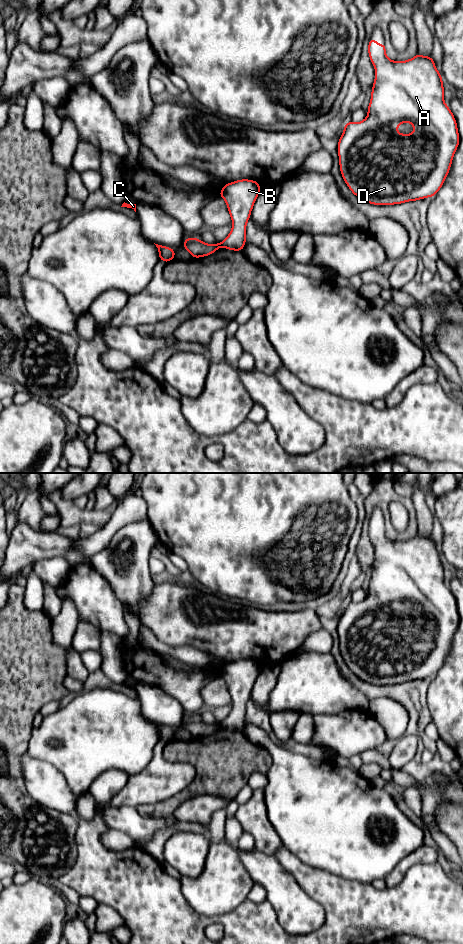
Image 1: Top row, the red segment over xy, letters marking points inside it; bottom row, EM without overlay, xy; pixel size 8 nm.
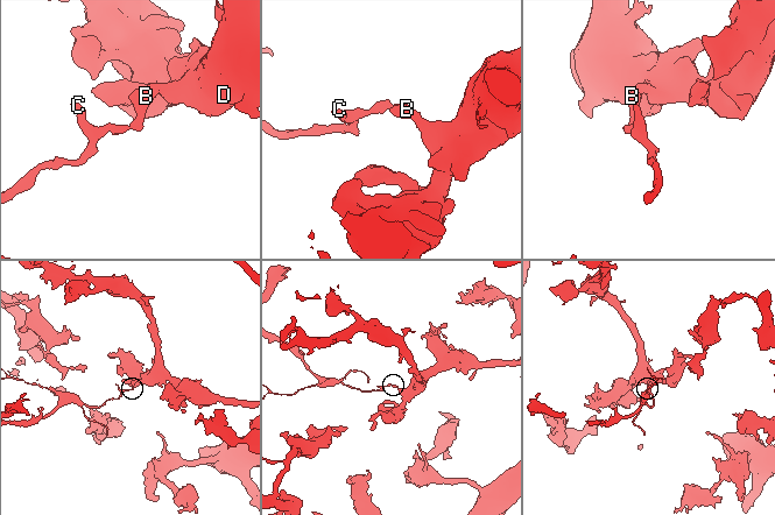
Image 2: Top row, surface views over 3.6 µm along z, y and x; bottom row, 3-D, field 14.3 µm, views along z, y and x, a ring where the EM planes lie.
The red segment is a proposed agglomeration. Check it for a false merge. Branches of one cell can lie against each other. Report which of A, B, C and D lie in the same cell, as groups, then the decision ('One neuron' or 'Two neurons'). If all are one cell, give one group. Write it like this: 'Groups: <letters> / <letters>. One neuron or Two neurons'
Groups: A B D / C. Two neurons

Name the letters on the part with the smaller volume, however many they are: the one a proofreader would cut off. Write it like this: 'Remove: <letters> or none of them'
Remove: C

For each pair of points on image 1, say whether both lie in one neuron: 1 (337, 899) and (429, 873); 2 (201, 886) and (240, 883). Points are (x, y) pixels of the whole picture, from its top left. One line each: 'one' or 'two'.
1: one
2: one

